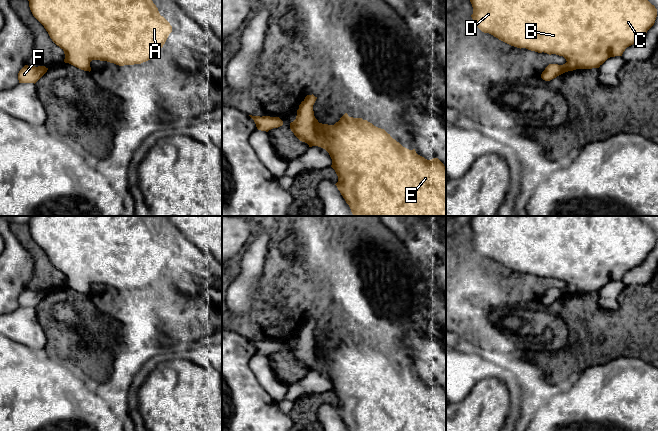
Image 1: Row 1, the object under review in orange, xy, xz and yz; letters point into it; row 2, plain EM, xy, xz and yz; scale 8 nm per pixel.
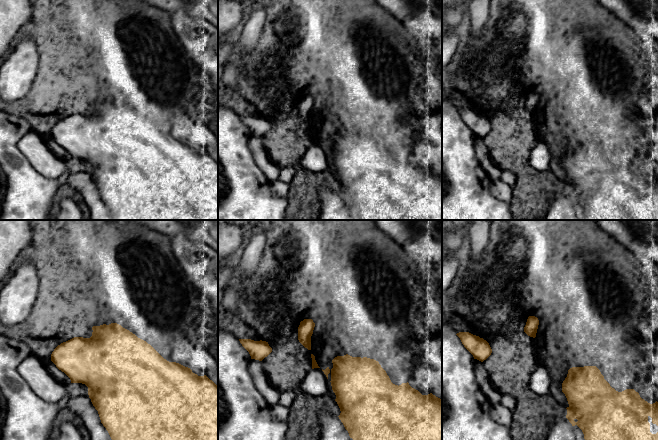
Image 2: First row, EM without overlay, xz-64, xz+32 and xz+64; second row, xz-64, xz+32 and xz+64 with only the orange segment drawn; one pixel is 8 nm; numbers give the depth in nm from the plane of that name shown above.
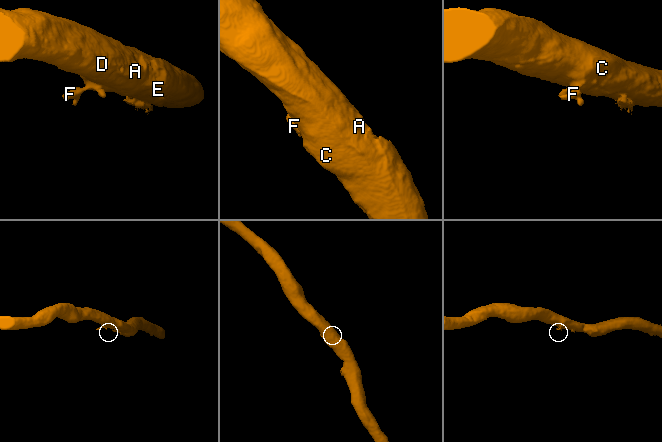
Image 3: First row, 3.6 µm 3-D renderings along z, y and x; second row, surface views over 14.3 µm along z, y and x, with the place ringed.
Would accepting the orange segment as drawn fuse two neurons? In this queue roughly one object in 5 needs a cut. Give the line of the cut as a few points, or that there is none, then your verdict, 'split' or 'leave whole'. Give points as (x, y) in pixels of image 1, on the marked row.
no cut | leave whole

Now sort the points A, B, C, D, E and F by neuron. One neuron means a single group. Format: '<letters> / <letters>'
A B C D E F

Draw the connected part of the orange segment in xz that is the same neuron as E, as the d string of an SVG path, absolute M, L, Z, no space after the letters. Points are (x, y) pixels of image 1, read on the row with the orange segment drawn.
M307 95L299 105L296 119L290 129L302 142L325 149L331 159L331 167L338 176L335 184L349 205L353 216L446 216L446 167L438 159L427 160L415 151L403 147L384 129L362 118L349 117L345 113L334 125L322 124L314 116L313 105L317 97Z

